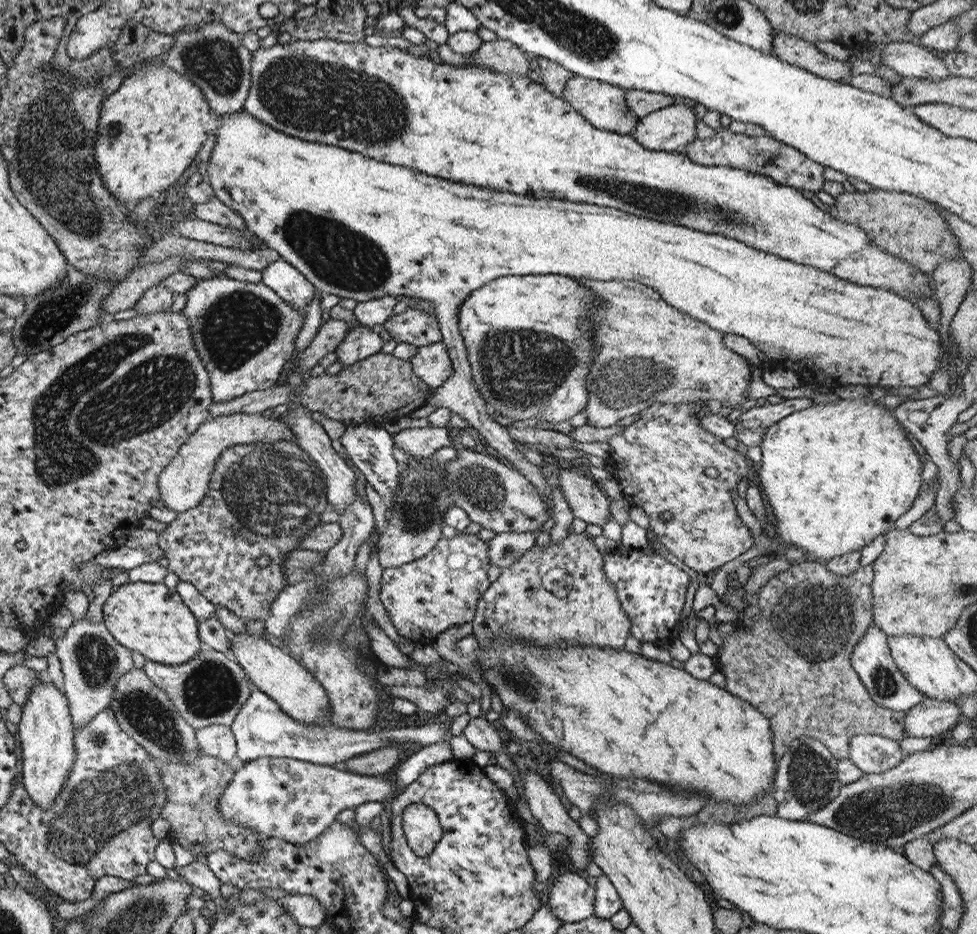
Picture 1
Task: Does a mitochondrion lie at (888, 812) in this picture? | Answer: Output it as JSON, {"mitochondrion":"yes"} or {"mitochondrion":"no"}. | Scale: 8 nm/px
{"mitochondrion":"yes"}

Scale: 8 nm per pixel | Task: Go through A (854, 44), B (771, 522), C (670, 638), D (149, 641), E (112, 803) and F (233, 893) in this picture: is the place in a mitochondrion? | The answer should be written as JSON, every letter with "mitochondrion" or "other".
{"A":"other","B":"other","C":"other","D":"other","E":"mitochondrion","F":"other"}

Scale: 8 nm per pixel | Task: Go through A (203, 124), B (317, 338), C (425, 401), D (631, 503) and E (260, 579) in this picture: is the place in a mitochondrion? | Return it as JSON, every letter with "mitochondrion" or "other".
{"A":"other","B":"other","C":"other","D":"other","E":"other"}

